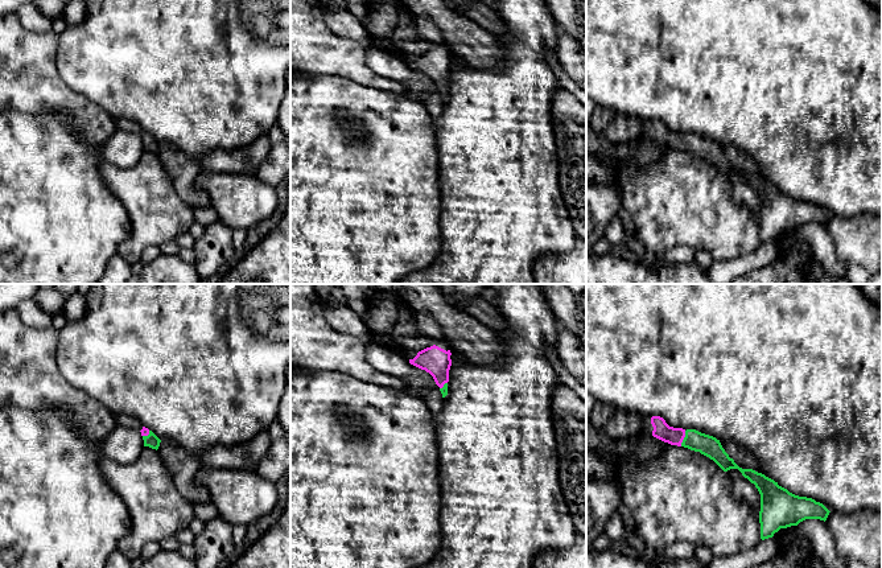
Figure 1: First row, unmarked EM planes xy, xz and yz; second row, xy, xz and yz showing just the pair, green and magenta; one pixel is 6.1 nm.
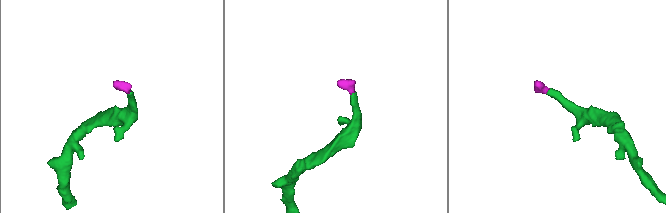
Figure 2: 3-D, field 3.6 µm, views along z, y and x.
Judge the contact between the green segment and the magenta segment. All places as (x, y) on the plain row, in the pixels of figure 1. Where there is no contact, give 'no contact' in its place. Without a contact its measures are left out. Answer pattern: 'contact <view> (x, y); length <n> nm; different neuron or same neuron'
contact yz (684, 143); length 100 nm; same neuron

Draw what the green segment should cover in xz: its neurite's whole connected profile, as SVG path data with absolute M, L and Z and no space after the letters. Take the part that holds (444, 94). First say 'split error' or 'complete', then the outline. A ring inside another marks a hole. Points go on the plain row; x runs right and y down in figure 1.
split error | M445 45L417 57L409 67L429 77L440 91L442 102L448 99L449 74L452 70L450 50Z

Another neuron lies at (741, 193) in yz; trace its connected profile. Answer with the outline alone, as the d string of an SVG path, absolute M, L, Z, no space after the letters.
M730 173L726 182L730 188L730 201L735 205L746 205L759 218L761 215L761 198L754 188L742 180L738 173Z

